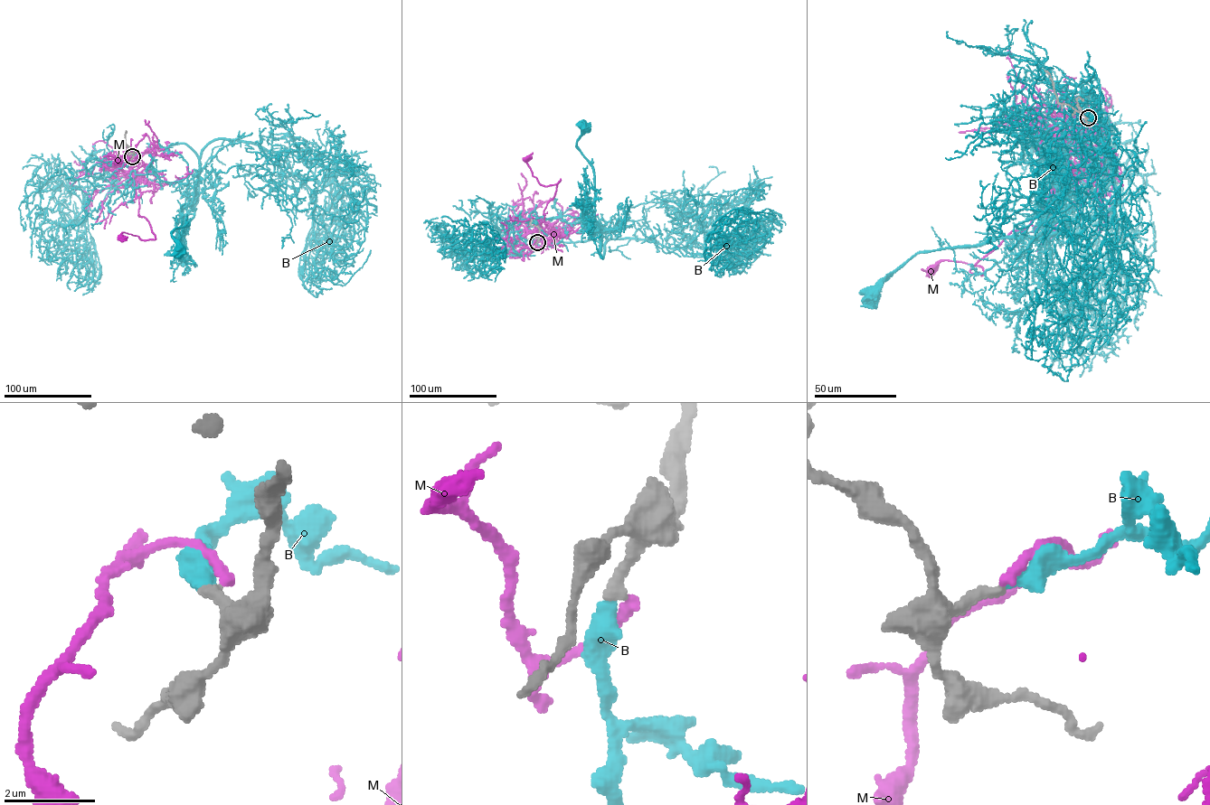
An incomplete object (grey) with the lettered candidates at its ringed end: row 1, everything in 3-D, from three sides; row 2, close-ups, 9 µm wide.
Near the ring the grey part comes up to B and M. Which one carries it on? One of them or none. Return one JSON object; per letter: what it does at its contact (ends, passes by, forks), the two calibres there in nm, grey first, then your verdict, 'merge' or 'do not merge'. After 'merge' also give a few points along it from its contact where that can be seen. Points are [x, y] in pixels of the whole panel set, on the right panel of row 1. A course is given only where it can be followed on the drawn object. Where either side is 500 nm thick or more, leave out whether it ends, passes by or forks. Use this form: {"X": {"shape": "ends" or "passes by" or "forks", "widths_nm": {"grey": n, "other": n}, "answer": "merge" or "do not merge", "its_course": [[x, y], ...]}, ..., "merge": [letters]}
{"B": {"shape": "ends", "widths_nm": {"grey": 240, "other": 400}, "answer": "merge", "its_course": [[1088, 117], [1107, 123], [1042, 153], [1054, 168], [1067, 220], [1061, 229], [920, 251], [870, 295]]}, "M": {"shape": "ends", "widths_nm": {"grey": 240, "other": 220}, "answer": "do not merge"}, "merge": ["B"]}

